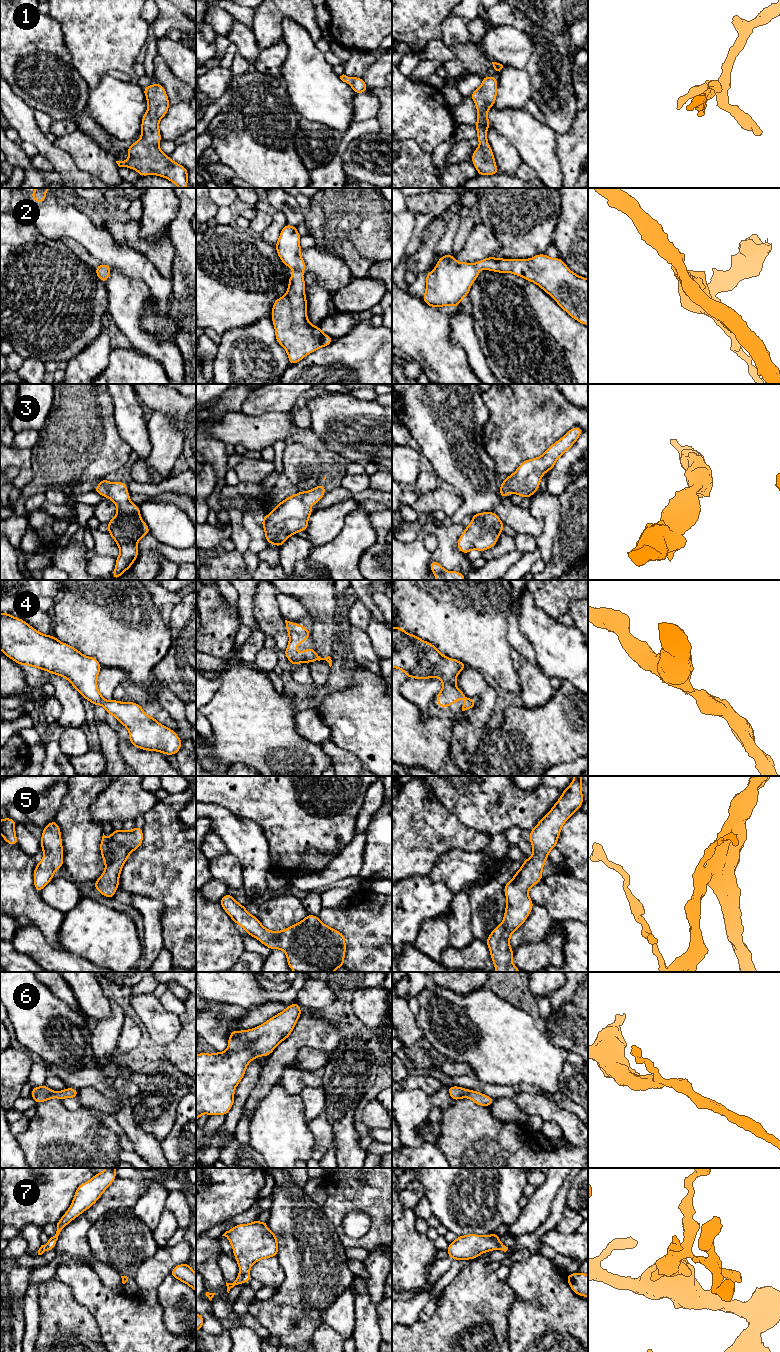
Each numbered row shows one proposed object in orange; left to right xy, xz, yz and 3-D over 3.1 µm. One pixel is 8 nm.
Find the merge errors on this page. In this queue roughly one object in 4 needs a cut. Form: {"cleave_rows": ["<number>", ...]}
{"cleave_rows": []}

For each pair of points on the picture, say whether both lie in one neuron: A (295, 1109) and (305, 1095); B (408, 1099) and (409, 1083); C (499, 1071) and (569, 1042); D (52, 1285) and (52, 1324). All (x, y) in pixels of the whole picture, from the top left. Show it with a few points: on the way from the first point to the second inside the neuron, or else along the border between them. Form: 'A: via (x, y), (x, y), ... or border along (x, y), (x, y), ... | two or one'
A: border along (298, 1095), (303, 1104), (304, 1116), (307, 1121) | two
B: border along (402, 1088), (422, 1089), (429, 1095) | two
C: border along (542, 1029), (549, 1039), (564, 1053) | two
D: via (52, 1295), (52, 1314) | one

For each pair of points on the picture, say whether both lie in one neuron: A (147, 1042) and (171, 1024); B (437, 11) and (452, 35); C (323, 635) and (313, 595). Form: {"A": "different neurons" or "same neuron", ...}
{"A": "different neurons", "B": "different neurons", "C": "same neuron"}

